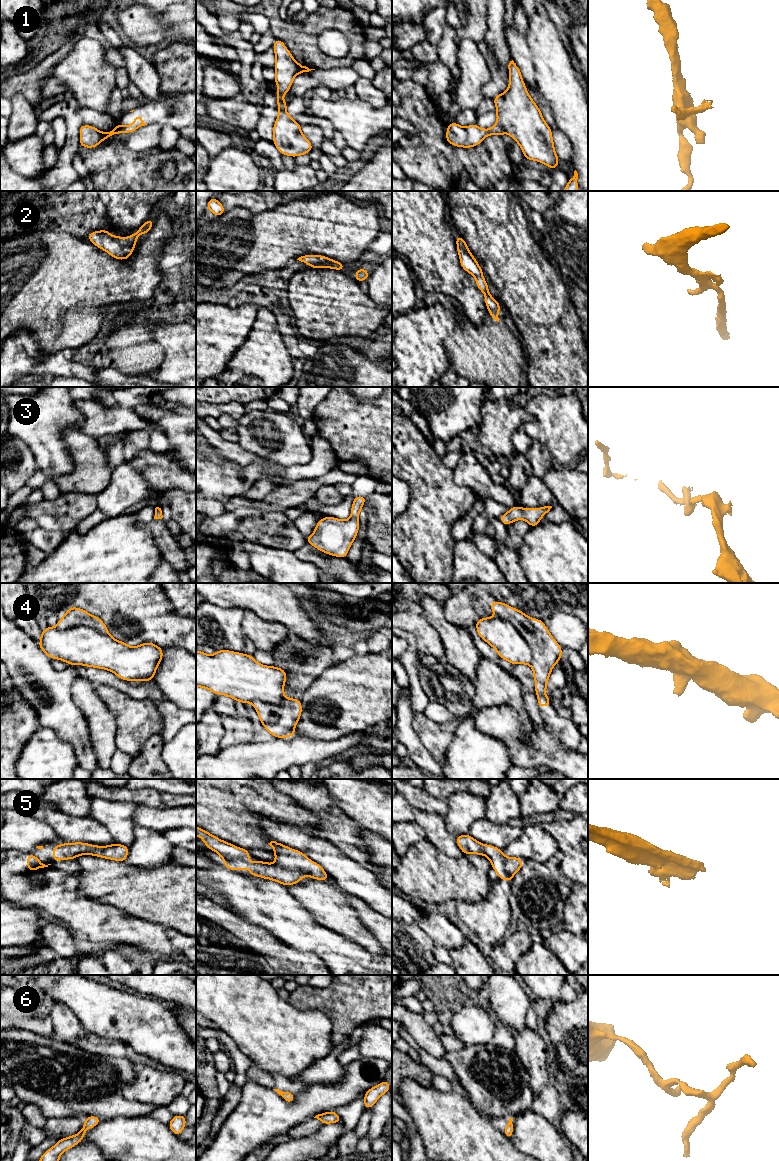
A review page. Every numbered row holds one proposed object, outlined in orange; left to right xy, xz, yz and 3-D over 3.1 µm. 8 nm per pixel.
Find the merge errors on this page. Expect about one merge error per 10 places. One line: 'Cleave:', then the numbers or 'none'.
Cleave: 4

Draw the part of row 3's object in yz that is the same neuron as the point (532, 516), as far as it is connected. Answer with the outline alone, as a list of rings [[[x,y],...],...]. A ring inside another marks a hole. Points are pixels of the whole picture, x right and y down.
[[[514,506],[510,510],[502,514],[499,520],[505,525],[509,525],[517,520],[525,520],[530,527],[538,526],[542,517],[550,511],[552,506],[544,506],[540,508],[521,508],[520,506]]]

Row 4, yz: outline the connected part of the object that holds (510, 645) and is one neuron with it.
[[[485,617],[476,621],[477,633],[492,646],[499,657],[513,665],[531,665],[534,654],[519,631],[509,622],[498,617]]]

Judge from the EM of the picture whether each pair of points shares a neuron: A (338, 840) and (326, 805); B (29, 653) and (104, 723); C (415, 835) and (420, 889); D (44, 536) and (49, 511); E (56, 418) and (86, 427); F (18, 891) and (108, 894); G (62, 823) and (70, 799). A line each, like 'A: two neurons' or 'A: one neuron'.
A: one neuron
B: two neurons
C: two neurons
D: two neurons
E: two neurons
F: two neurons
G: two neurons

